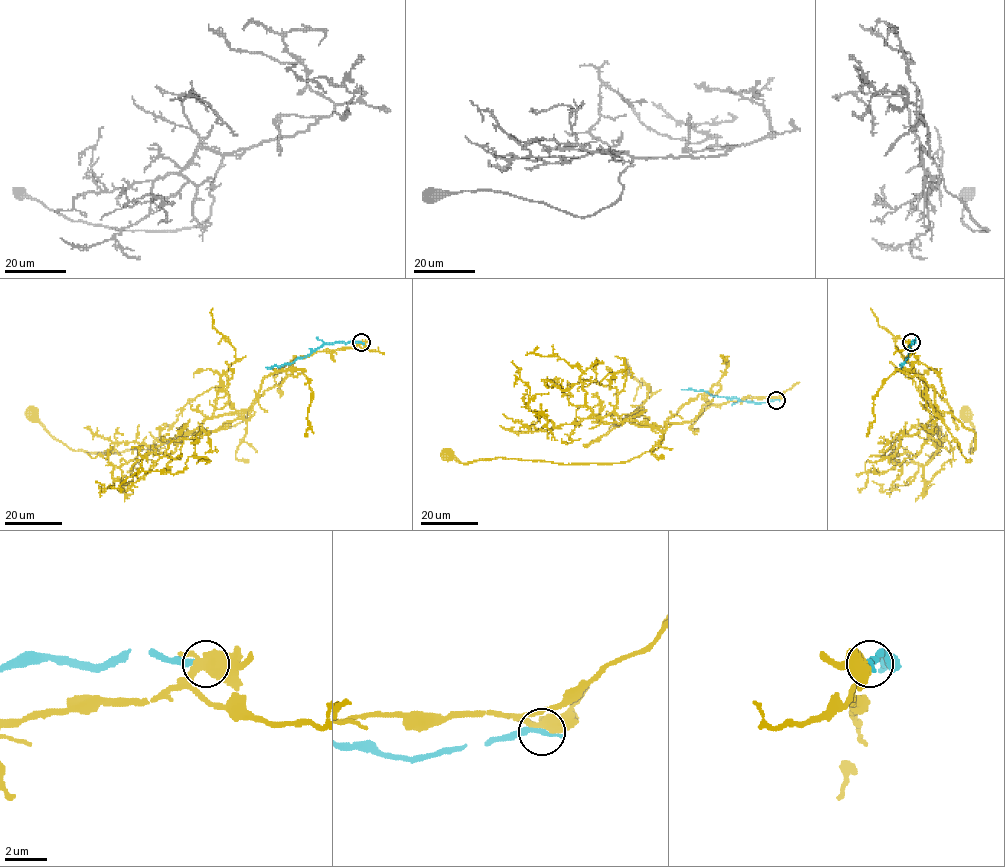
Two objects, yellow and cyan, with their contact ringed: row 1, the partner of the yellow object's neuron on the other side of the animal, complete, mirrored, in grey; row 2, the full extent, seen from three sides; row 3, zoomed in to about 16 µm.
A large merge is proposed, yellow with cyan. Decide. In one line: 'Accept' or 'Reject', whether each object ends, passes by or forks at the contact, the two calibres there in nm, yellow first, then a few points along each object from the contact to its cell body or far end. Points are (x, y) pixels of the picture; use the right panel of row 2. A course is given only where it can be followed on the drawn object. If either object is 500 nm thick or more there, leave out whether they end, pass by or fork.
Reject. Thickness 500 nm (yellow) against 320 nm. Course of yellow: (911, 342), (918, 359), (906, 370), (924, 383), (941, 419), (950, 412), (973, 431), (972, 452), (965, 414). Course of cyan: (911, 342), (914, 342), (909, 346), (907, 358), (901, 367)

